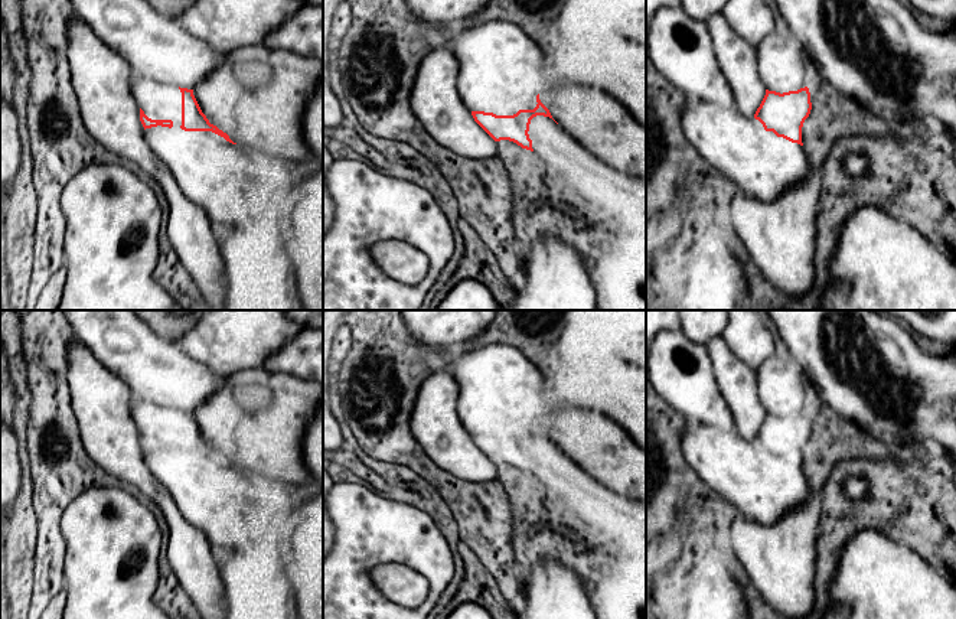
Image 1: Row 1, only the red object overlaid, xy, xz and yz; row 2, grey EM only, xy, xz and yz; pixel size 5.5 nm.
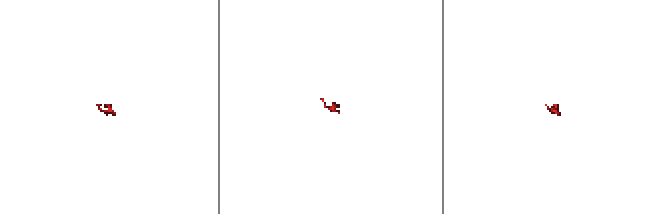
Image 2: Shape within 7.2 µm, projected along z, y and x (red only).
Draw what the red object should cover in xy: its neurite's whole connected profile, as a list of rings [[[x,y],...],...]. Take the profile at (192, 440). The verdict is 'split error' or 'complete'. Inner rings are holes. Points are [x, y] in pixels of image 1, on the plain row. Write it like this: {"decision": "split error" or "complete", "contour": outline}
{"decision": "split error", "contour": [[[133,401],[133,418],[140,430],[140,444],[146,452],[180,450],[185,455],[212,455],[234,466],[226,456],[211,447],[202,436],[193,413]]]}

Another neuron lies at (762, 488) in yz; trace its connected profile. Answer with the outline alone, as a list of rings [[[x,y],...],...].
[[[705,424],[686,426],[681,434],[681,447],[702,482],[725,498],[738,514],[758,524],[774,524],[786,512],[802,506],[810,493],[803,469],[766,455],[758,443],[744,440],[738,431],[722,431]]]

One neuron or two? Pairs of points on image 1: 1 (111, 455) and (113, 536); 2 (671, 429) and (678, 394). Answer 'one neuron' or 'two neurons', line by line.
1: two neurons
2: two neurons

